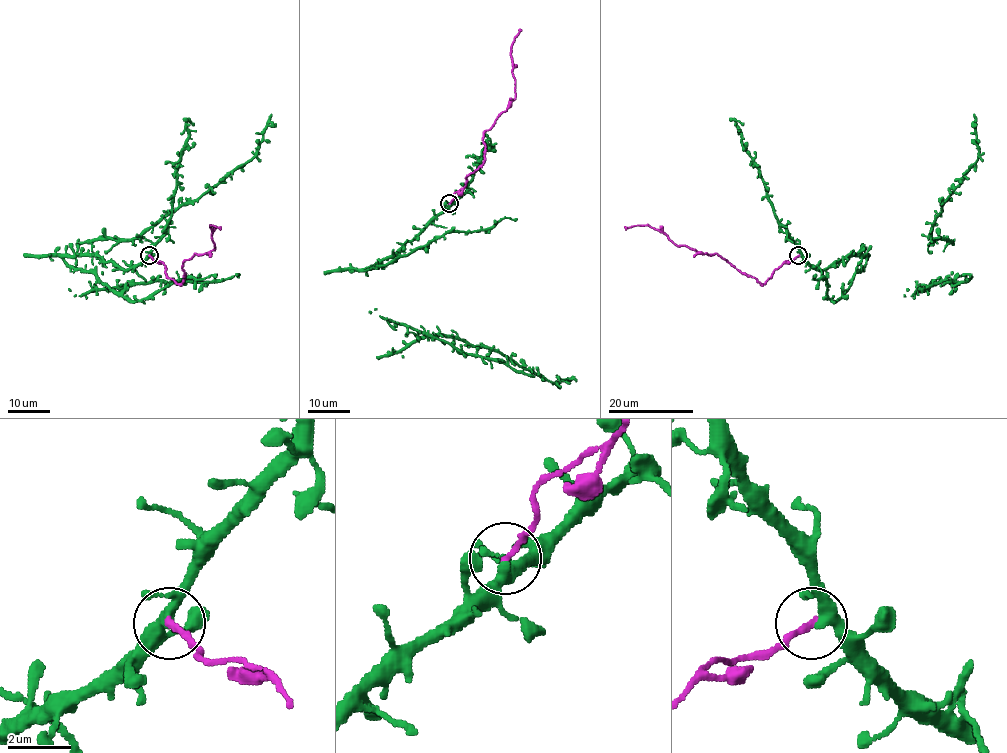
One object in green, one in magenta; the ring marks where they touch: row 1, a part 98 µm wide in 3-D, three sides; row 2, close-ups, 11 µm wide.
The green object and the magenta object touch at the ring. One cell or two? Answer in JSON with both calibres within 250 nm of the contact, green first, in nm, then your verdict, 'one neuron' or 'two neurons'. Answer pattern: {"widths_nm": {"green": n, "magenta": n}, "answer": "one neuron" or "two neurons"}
{"widths_nm": {"green": 280, "magenta": 180}, "answer": "two neurons"}

